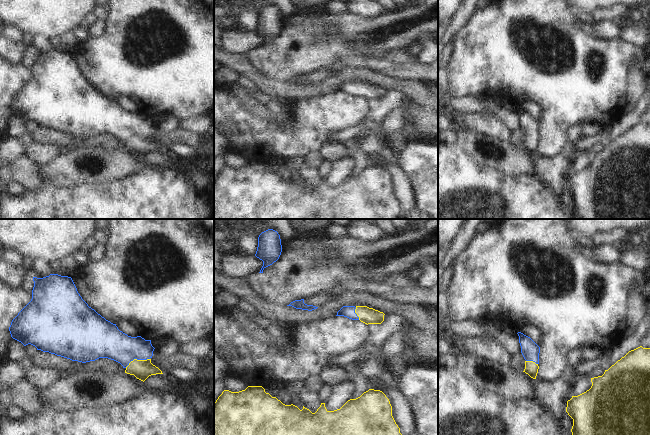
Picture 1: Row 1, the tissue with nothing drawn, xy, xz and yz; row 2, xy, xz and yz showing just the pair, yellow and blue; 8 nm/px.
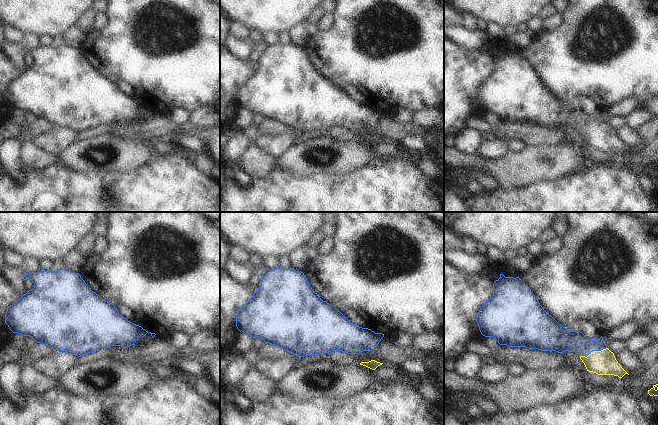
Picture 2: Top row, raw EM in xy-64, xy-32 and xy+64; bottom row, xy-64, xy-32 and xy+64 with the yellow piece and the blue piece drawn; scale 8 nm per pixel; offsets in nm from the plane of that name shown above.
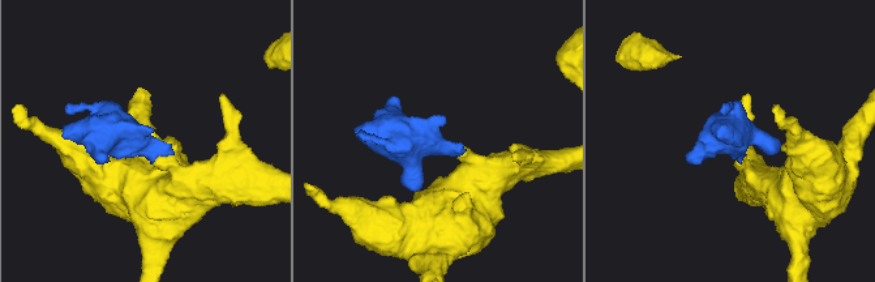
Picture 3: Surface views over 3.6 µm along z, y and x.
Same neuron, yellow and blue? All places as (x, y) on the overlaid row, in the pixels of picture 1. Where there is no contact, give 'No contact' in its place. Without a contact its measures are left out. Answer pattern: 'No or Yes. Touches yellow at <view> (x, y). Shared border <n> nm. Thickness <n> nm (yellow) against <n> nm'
Yes. Touches yellow at xy (136, 359). Shared border 220 nm. Thickness 160 nm (yellow) against 240 nm.

